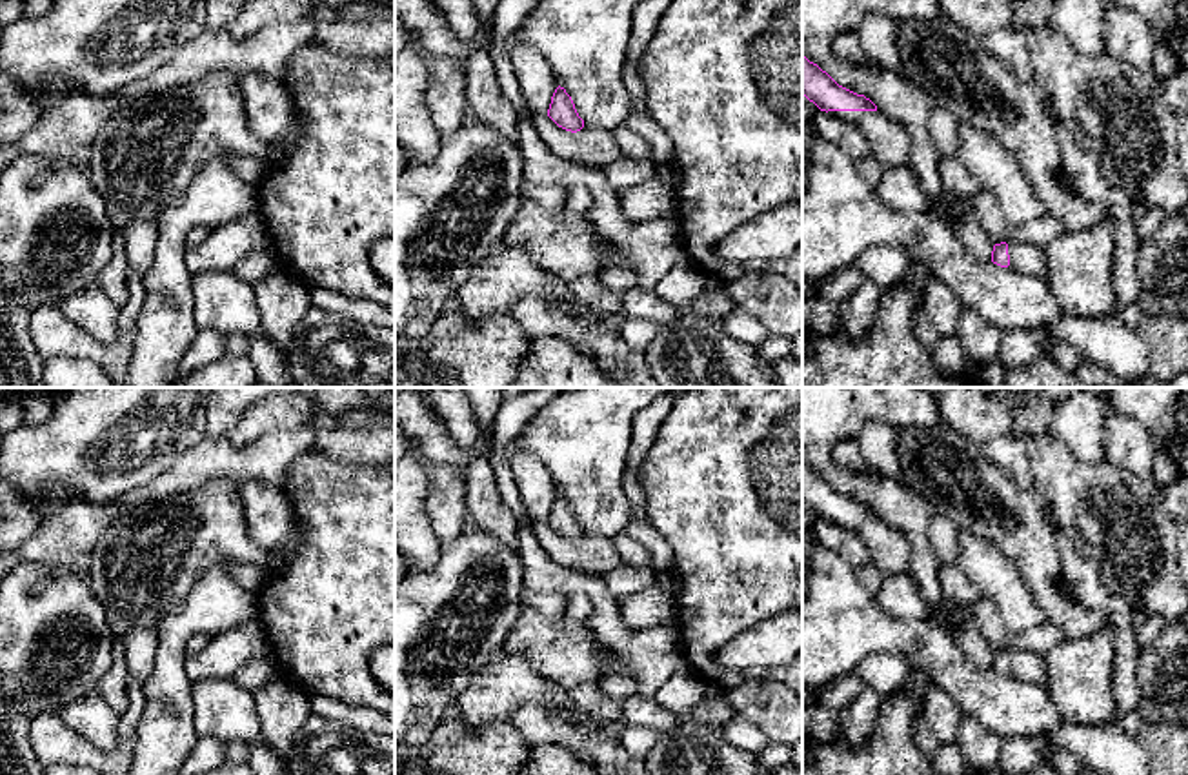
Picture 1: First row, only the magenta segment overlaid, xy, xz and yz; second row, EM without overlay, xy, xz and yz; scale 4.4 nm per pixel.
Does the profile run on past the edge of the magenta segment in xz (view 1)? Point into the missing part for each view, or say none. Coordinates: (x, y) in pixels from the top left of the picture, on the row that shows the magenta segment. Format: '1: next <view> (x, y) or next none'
1: next none

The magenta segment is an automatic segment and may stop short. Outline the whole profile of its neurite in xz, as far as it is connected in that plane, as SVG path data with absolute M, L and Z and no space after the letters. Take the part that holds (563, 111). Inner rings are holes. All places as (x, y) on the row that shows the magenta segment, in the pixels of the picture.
M557 87L551 104L548 109L548 116L562 129L577 133L584 127L584 120L579 116L571 96L564 87Z

